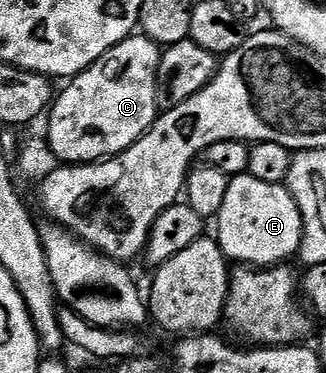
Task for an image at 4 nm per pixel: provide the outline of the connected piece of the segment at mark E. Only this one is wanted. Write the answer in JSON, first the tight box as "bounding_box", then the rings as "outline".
{"bounding_box":[215,173,303,268],"outline":[[[248,173],[231,178],[215,224],[215,238],[228,260],[254,268],[271,268],[292,260],[303,241],[300,208],[290,190],[284,184],[264,183]]]}

